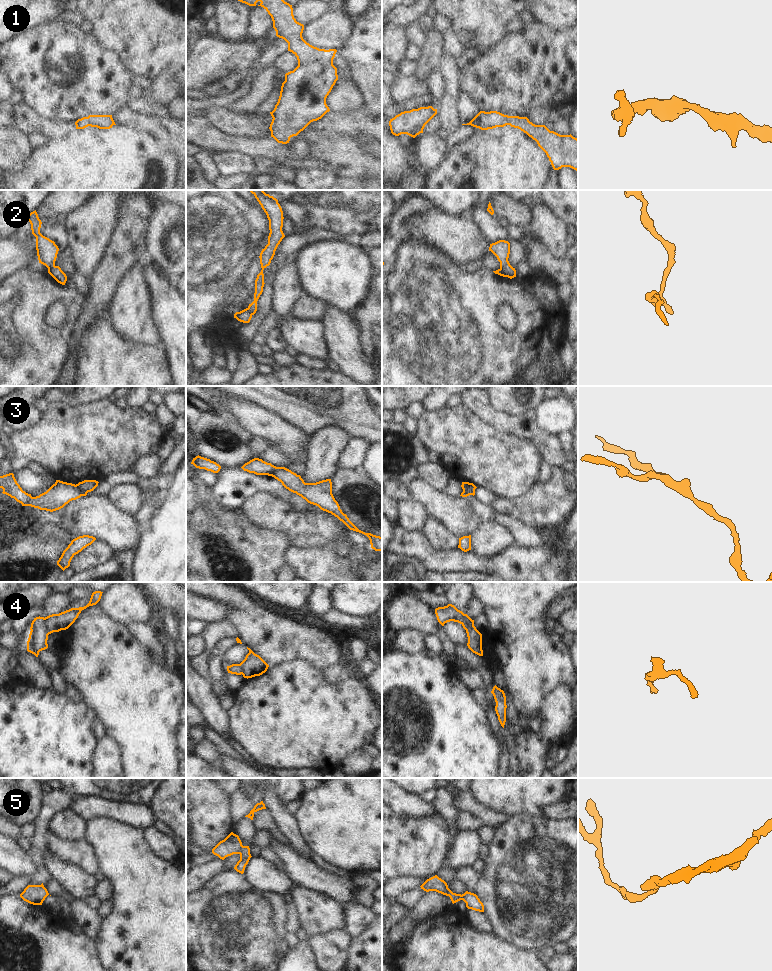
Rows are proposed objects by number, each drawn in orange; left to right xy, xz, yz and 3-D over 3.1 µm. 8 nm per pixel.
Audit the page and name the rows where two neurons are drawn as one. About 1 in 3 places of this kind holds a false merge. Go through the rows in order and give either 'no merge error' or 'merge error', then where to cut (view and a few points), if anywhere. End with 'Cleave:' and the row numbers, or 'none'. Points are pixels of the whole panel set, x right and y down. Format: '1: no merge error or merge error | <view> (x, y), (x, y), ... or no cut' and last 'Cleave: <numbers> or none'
1: no merge error | no cut
2: merge error | yz (500, 267), (507, 276)
3: merge error | xy (75, 485), (80, 491), (86, 493)
4: merge error | xy (44, 618), (44, 624), (49, 633)
5: merge error | xz (242, 845), (239, 853)
Cleave: 2, 3, 4, 5

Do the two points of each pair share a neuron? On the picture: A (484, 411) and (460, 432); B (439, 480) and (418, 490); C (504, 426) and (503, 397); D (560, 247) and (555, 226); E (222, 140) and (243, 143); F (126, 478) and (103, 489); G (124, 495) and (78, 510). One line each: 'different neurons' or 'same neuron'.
A: different neurons
B: different neurons
C: different neurons
D: same neuron
E: same neuron
F: same neuron
G: different neurons

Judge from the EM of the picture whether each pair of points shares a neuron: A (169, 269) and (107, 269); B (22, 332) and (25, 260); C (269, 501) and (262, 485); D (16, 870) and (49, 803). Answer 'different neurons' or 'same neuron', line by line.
A: different neurons
B: different neurons
C: different neurons
D: different neurons

